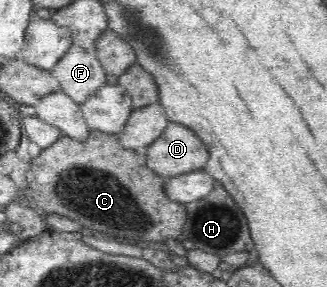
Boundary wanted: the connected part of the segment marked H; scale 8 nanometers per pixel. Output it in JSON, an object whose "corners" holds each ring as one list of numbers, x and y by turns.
{"corners":[[216,181,213,192,209,196,197,202,189,202,187,206,187,238,195,244,195,249,203,252,211,253,219,258,225,259,234,252,249,252,255,248,251,234,249,234,249,226,247,226,247,218,241,212,241,208,233,202,233,198,225,192,225,188]]}

